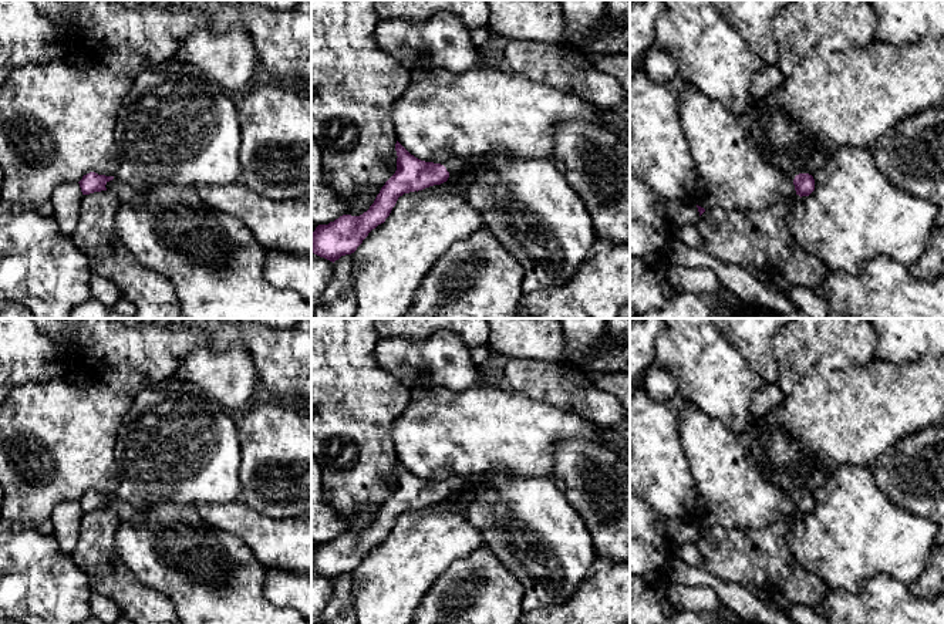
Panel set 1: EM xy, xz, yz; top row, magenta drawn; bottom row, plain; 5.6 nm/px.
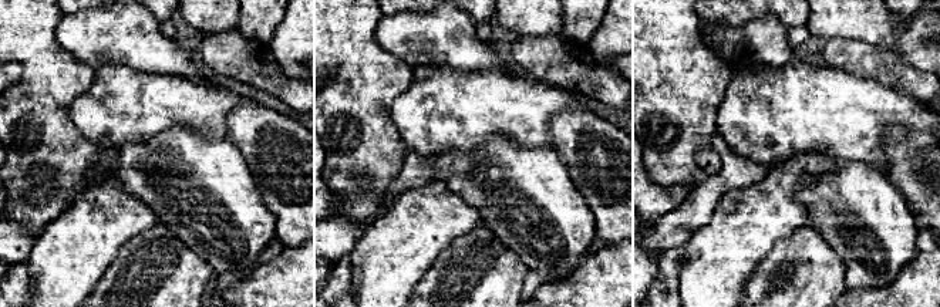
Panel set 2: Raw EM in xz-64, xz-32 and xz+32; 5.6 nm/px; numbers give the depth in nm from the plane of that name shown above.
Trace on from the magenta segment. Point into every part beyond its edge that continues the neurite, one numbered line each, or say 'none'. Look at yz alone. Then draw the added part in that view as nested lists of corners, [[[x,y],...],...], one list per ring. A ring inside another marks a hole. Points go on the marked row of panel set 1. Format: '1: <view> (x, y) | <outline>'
1: yz (782, 132) | [[[782,109],[761,111],[761,121],[766,131],[766,141],[772,149],[789,149],[805,155],[805,165],[800,169],[790,169],[785,173],[793,181],[799,173],[815,175],[822,169],[830,152],[812,145],[798,129],[795,121]]]

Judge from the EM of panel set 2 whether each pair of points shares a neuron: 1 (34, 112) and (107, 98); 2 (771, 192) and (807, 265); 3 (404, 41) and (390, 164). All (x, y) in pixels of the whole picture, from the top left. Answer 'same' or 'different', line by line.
1: different
2: different
3: different

